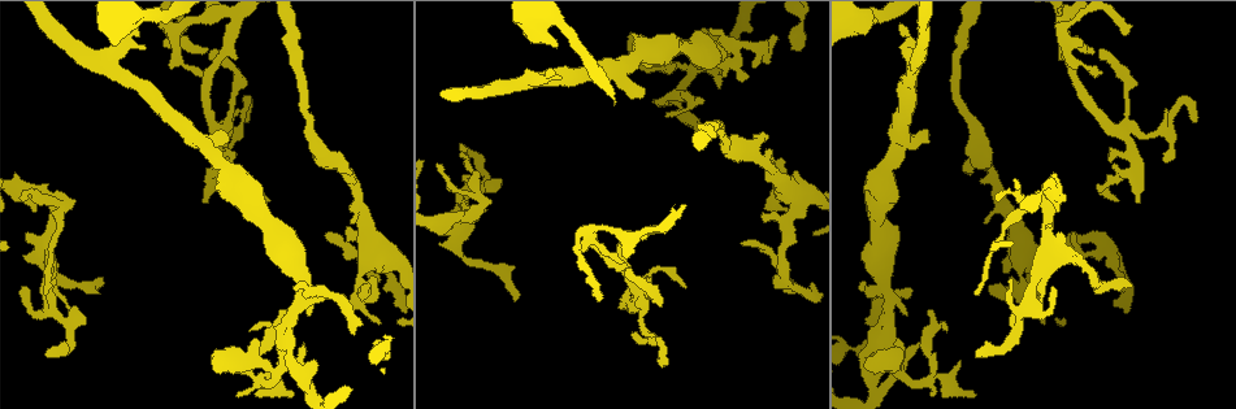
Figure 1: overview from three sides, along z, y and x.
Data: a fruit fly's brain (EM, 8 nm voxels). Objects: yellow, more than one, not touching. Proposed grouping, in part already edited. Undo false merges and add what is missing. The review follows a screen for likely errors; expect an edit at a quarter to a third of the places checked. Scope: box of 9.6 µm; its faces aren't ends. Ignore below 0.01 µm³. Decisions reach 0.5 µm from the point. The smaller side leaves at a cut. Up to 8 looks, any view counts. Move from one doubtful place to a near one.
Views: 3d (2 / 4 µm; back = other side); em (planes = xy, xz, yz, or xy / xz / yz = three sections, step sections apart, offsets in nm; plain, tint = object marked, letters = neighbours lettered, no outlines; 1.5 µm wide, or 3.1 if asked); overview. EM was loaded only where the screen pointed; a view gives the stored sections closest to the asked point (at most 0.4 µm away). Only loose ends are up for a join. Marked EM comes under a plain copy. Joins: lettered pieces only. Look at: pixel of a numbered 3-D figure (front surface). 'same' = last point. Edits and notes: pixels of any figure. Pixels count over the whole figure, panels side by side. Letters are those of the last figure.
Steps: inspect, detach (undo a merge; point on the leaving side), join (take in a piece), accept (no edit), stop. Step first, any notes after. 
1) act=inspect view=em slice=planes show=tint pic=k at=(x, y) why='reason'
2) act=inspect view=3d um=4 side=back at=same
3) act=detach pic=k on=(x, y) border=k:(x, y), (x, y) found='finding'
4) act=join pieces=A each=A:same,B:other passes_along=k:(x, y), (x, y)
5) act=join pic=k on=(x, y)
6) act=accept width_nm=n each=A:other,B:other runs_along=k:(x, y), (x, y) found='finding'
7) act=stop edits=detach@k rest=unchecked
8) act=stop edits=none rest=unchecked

act=inspect view=em slice=planes show=letters pic=1 at=(976, 292) why='thin end'

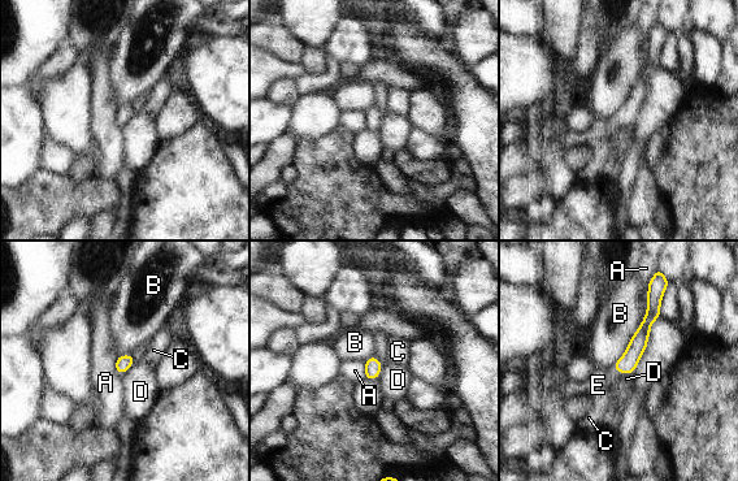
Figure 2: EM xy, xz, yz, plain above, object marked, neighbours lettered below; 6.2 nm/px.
act=accept width_nm=100 longest_contact=B:340nm each=A:other,B:other,C:other,D:other,E:other found='no lettered piece goes on from it'

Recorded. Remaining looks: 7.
act=inspect view=3d um=4 pic=1 at=(635, 336) why='thin end'

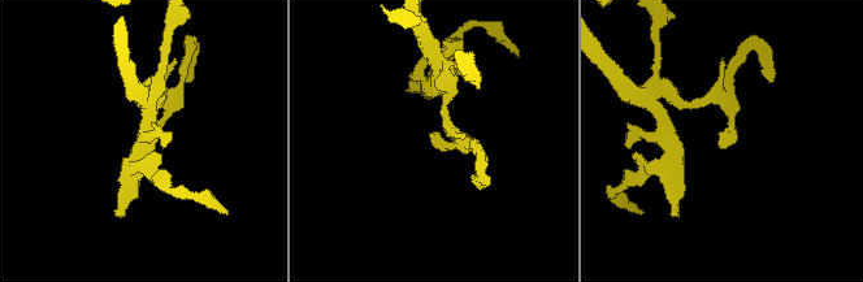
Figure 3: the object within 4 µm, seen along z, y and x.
act=inspect view=em slice=planes show=letters pic=3 at=(721, 146)

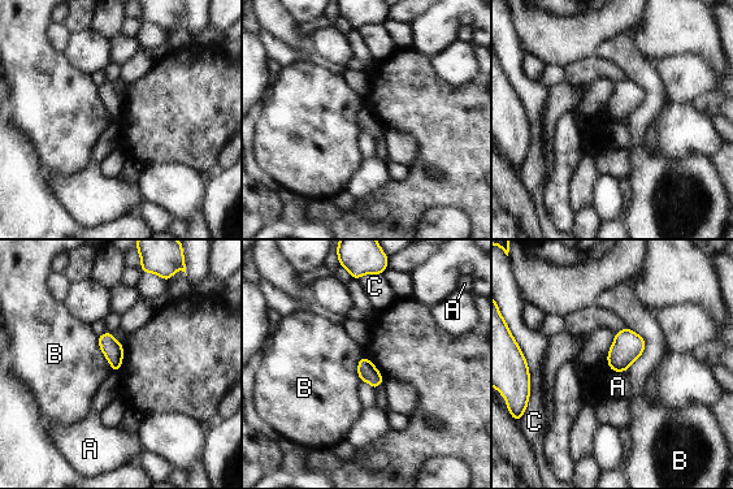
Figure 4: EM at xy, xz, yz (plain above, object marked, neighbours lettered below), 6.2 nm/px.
act=accept each=A:other,B:other,C:other border=4:(96, 340), (102, 354), (113, 371) found='no lettered piece goes on from it'

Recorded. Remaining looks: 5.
act=inspect view=em slice=planes show=letters pic=1 at=(1127, 29)

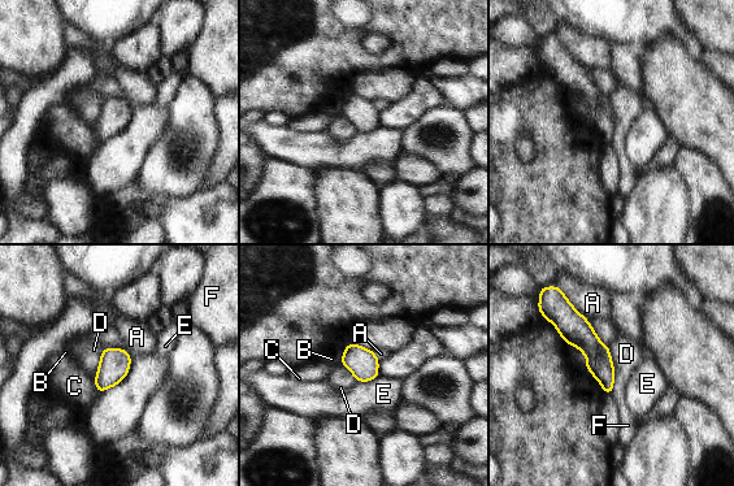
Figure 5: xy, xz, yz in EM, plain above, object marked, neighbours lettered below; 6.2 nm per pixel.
act=accept each=A:other,B:other,C:other,D:other,E:other,F:other runs_along=5:(567, 309), (598, 354), (608, 390) found='no lettered piece goes on from it'

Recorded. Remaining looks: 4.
act=stop edits=none rest=unchecked

